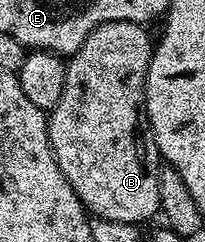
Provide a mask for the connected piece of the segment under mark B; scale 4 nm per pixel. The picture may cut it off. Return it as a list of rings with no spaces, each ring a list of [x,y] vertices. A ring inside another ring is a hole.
[[[113,20],[107,24],[101,24],[98,28],[92,29],[88,38],[84,38],[84,46],[76,50],[73,56],[66,60],[66,77],[64,78],[64,94],[60,94],[60,102],[56,102],[54,108],[49,109],[48,123],[46,129],[50,135],[50,148],[54,151],[56,162],[68,178],[72,190],[80,198],[80,202],[85,206],[87,213],[91,217],[100,220],[111,220],[112,222],[124,222],[142,226],[145,220],[150,220],[153,216],[157,217],[160,212],[160,178],[158,170],[160,167],[160,157],[158,147],[154,141],[154,134],[150,131],[149,123],[144,122],[144,101],[146,98],[146,75],[150,65],[150,54],[152,51],[152,36],[146,33],[147,29],[141,24],[133,24],[127,20]]]

